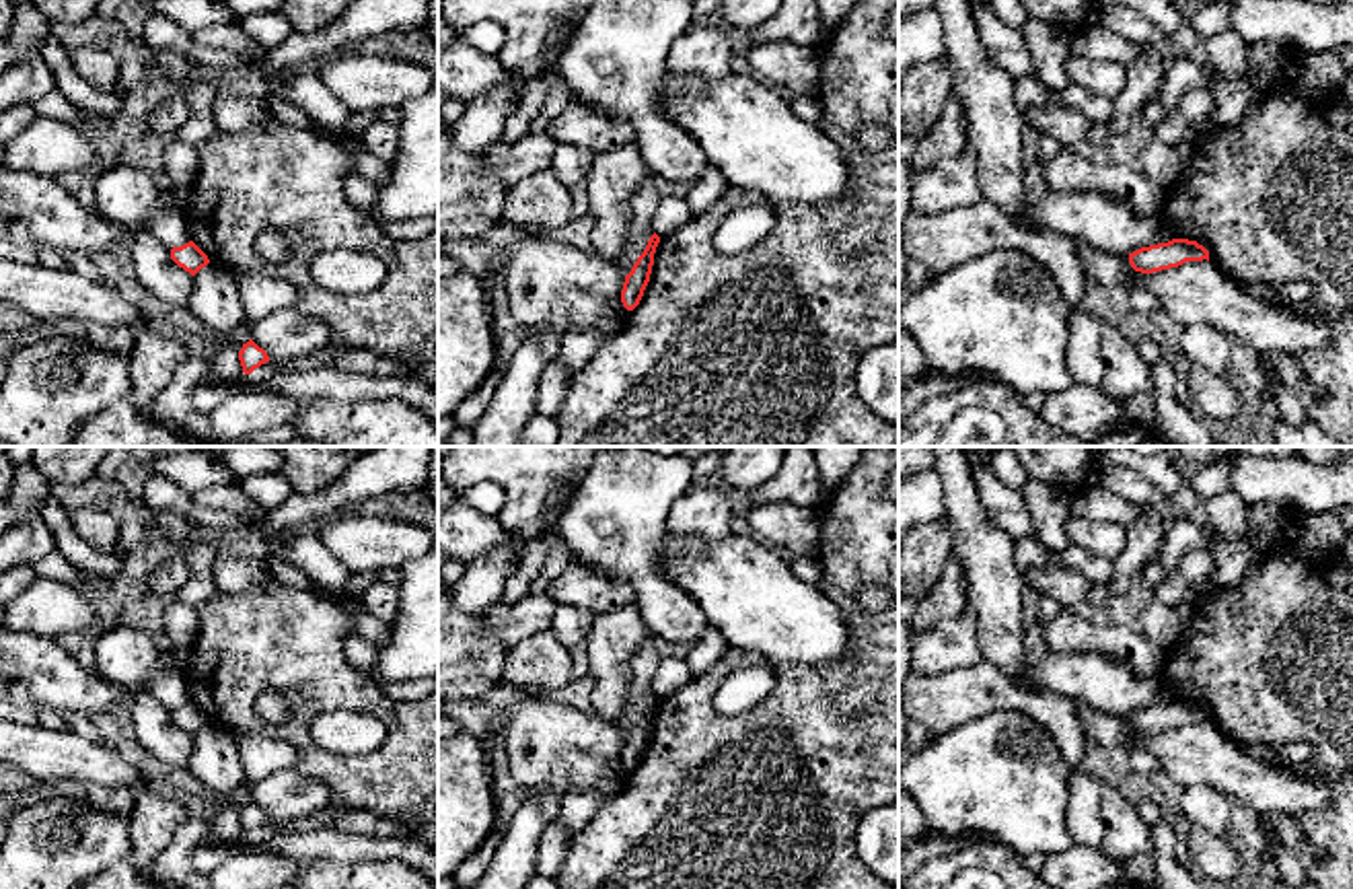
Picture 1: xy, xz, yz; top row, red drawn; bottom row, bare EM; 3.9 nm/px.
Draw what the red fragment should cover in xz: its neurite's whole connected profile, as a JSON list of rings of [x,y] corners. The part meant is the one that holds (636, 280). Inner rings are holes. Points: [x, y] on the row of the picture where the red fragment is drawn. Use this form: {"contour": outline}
{"contour": [[[654,233],[644,253],[637,257],[631,272],[625,276],[623,290],[621,290],[621,303],[627,311],[633,311],[644,296],[644,290],[650,282],[654,253],[656,253],[658,243],[660,243],[660,237]]]}

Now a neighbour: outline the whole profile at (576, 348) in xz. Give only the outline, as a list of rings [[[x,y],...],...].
[[[619,305],[619,311],[615,313],[615,321],[609,327],[590,327],[586,331],[570,331],[559,348],[555,358],[563,362],[563,366],[570,372],[570,379],[574,379],[590,360],[590,356],[596,352],[596,348],[619,333],[625,325],[629,311]]]

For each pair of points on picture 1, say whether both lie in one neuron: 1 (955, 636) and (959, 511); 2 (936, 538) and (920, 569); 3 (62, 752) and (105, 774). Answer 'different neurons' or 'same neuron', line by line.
1: different neurons
2: same neuron
3: same neuron

